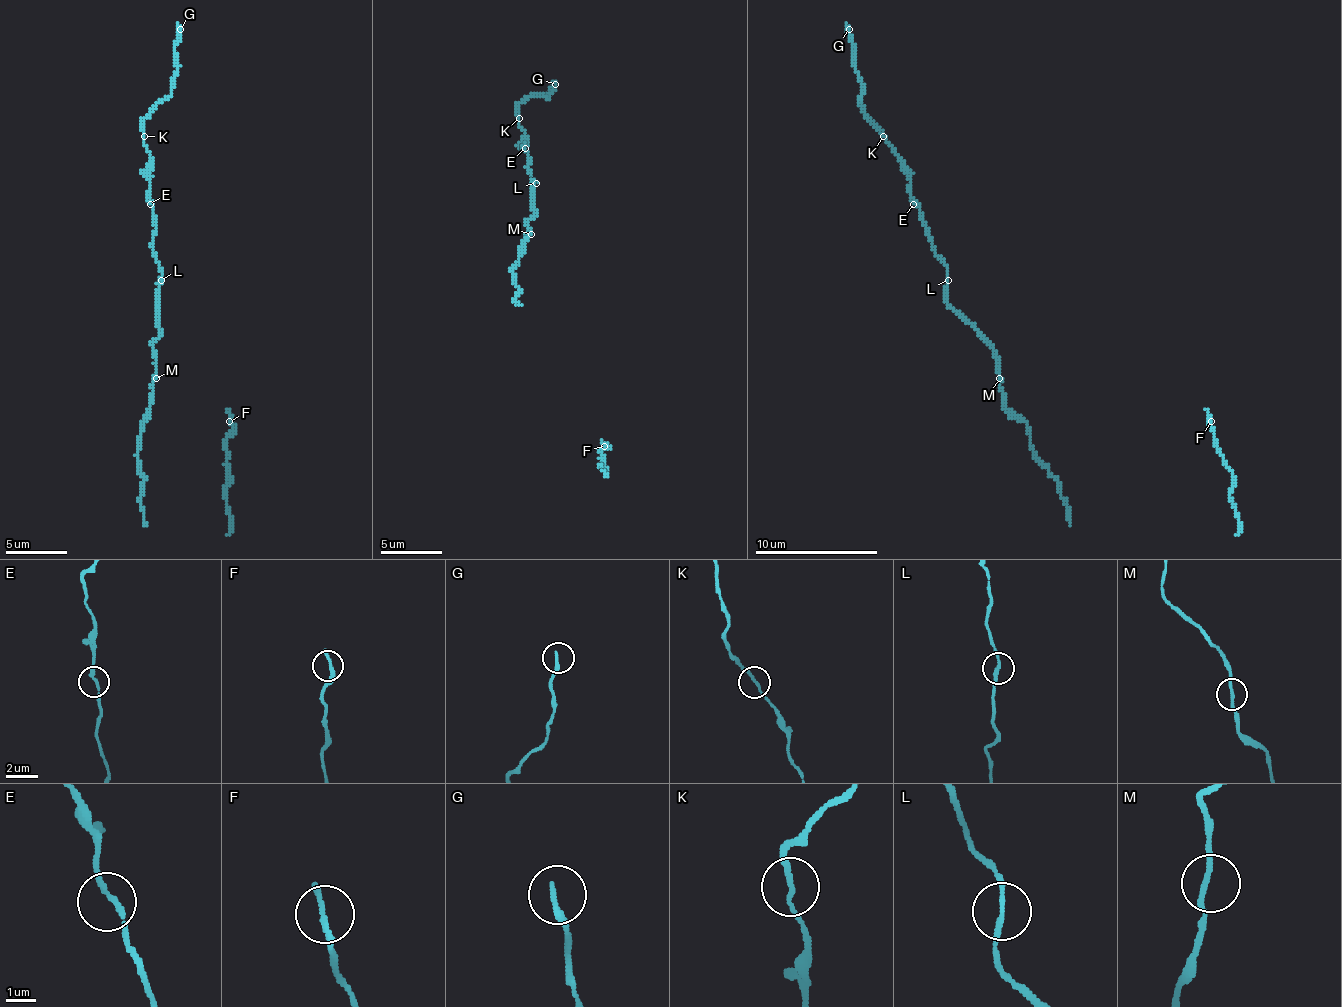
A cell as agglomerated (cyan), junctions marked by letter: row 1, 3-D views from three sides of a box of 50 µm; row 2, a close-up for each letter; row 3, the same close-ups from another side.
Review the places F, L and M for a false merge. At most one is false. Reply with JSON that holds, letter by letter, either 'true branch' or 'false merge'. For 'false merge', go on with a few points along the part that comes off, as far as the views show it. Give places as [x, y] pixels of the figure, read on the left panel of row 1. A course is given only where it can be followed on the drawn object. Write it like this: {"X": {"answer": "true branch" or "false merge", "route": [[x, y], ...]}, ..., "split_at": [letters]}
{"F": {"answer": "true branch"}, "L": {"answer": "true branch"}, "M": {"answer": "true branch"}, "split_at": []}

